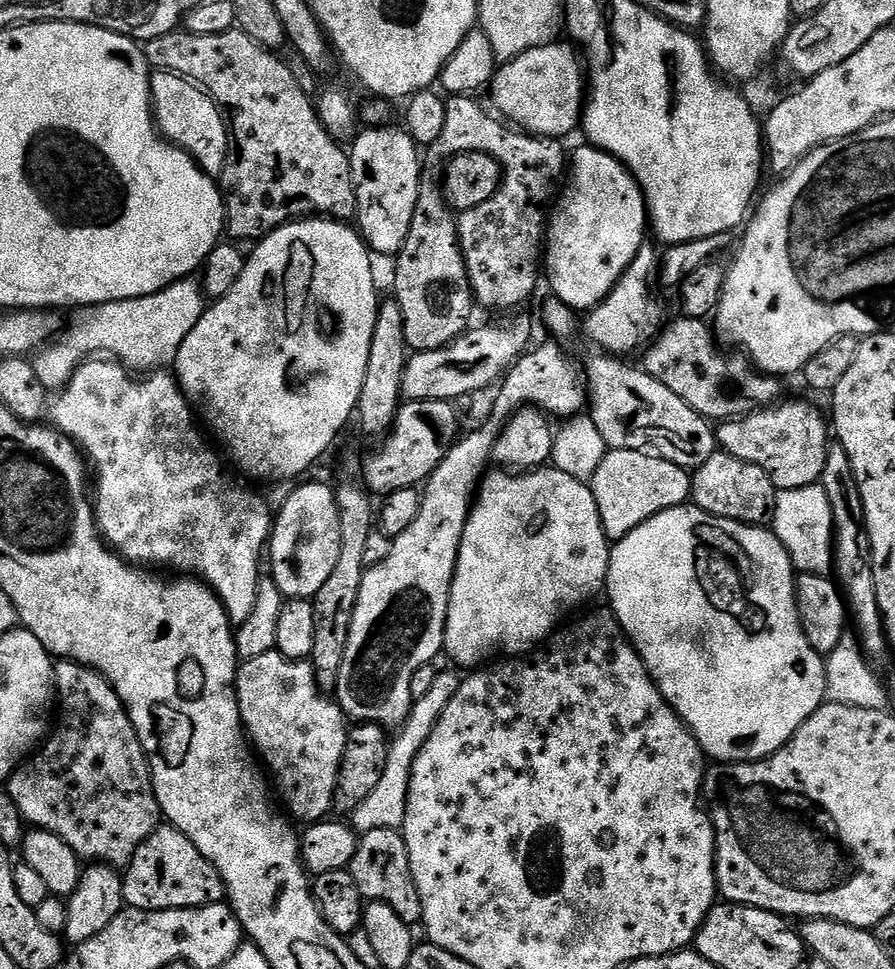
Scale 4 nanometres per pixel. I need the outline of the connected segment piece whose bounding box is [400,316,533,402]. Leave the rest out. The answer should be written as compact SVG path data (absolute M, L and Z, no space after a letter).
M524 316L514 317L512 324L496 324L493 328L476 327L469 327L467 332L463 332L447 348L426 350L425 352L412 352L409 355L406 366L404 367L404 373L402 374L401 397L405 401L446 400L449 402L459 401L459 396L468 398L476 391L493 387L507 373L508 369L520 359L521 355L529 351L530 345L533 343L533 341L531 342L532 324Z

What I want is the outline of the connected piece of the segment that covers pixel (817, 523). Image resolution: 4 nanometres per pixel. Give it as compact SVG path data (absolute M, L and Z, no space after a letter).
M817 482L798 490L777 491L776 507L772 510L770 527L786 546L797 573L828 576L833 571L832 545L830 543L830 513L828 495L824 485Z

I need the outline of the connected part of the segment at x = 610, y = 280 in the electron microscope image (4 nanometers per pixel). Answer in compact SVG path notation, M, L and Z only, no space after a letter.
M583 146L576 153L571 153L570 156L570 175L566 180L566 187L559 193L558 199L555 201L554 207L551 209L550 215L546 221L546 247L542 253L542 268L546 273L546 284L552 287L551 295L555 299L561 300L566 306L570 306L572 311L577 314L587 314L593 308L597 308L602 301L610 294L610 290L614 290L616 283L622 278L622 274L630 266L630 262L634 262L634 258L638 254L638 250L646 242L644 236L644 228L649 227L650 221L648 219L648 207L644 205L644 191L638 186L638 182L632 177L631 172L628 171L627 166L621 160L604 152L600 148L591 146Z

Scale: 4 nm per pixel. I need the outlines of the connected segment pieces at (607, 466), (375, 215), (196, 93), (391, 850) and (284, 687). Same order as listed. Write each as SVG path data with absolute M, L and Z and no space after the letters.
M614 448L605 451L598 470L590 481L600 521L609 541L621 540L630 530L642 526L654 514L685 503L692 494L689 469L653 456L650 452L635 452Z
M365 127L365 132L350 147L352 185L356 187L355 223L369 249L377 257L380 255L388 258L395 257L402 250L406 234L410 234L410 222L414 222L414 206L418 206L422 167L422 152L411 134L403 127L392 127Z
M164 69L151 73L151 96L157 131L188 153L208 176L218 178L228 157L229 136L223 112L212 96L184 76Z
M383 828L363 833L350 871L354 882L358 882L358 890L363 894L365 901L377 900L390 906L390 910L394 910L394 914L398 914L398 918L402 918L402 922L409 926L419 925L423 921L422 902L414 886L406 842L397 829Z
M278 650L262 654L262 658L243 661L236 674L236 701L240 707L240 721L244 723L251 747L258 753L274 785L274 792L288 807L287 815L293 821L304 820L305 825L323 821L333 811L332 799L342 754L348 745L350 721L335 699L321 692L311 663L308 660L292 660Z

